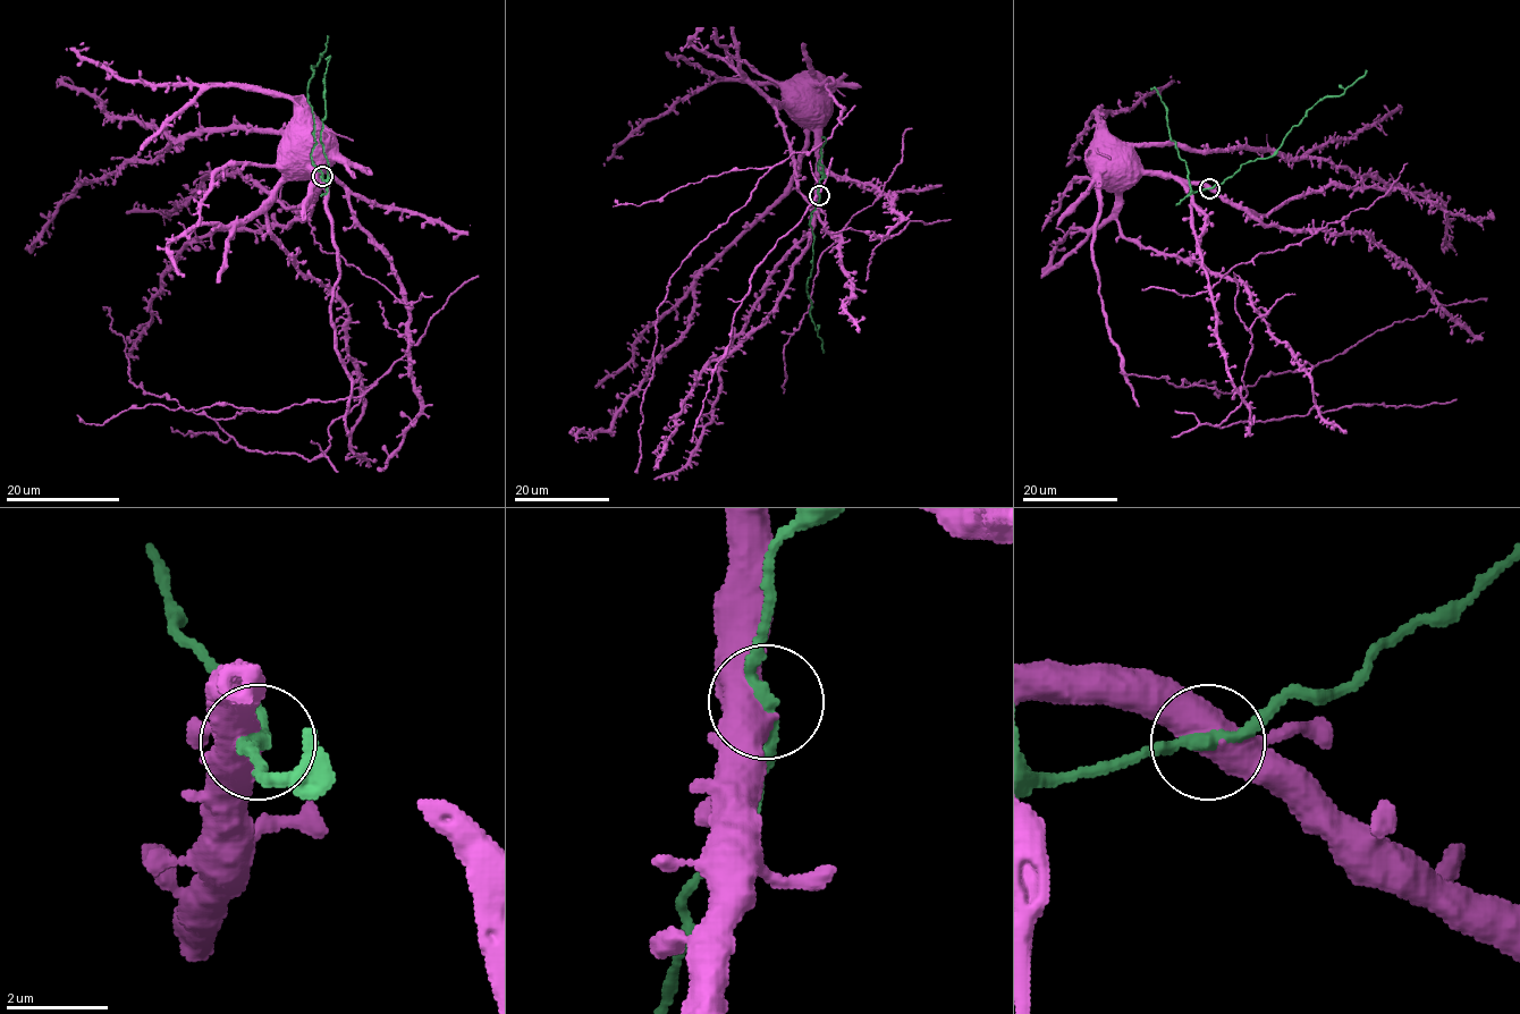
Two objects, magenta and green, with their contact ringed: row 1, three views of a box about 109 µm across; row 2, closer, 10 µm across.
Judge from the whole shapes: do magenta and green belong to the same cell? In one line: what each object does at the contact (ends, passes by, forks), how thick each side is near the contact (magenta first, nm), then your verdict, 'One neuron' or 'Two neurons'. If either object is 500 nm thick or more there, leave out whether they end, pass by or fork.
Thickness 550 nm (magenta) against 240 nm. One neuron

